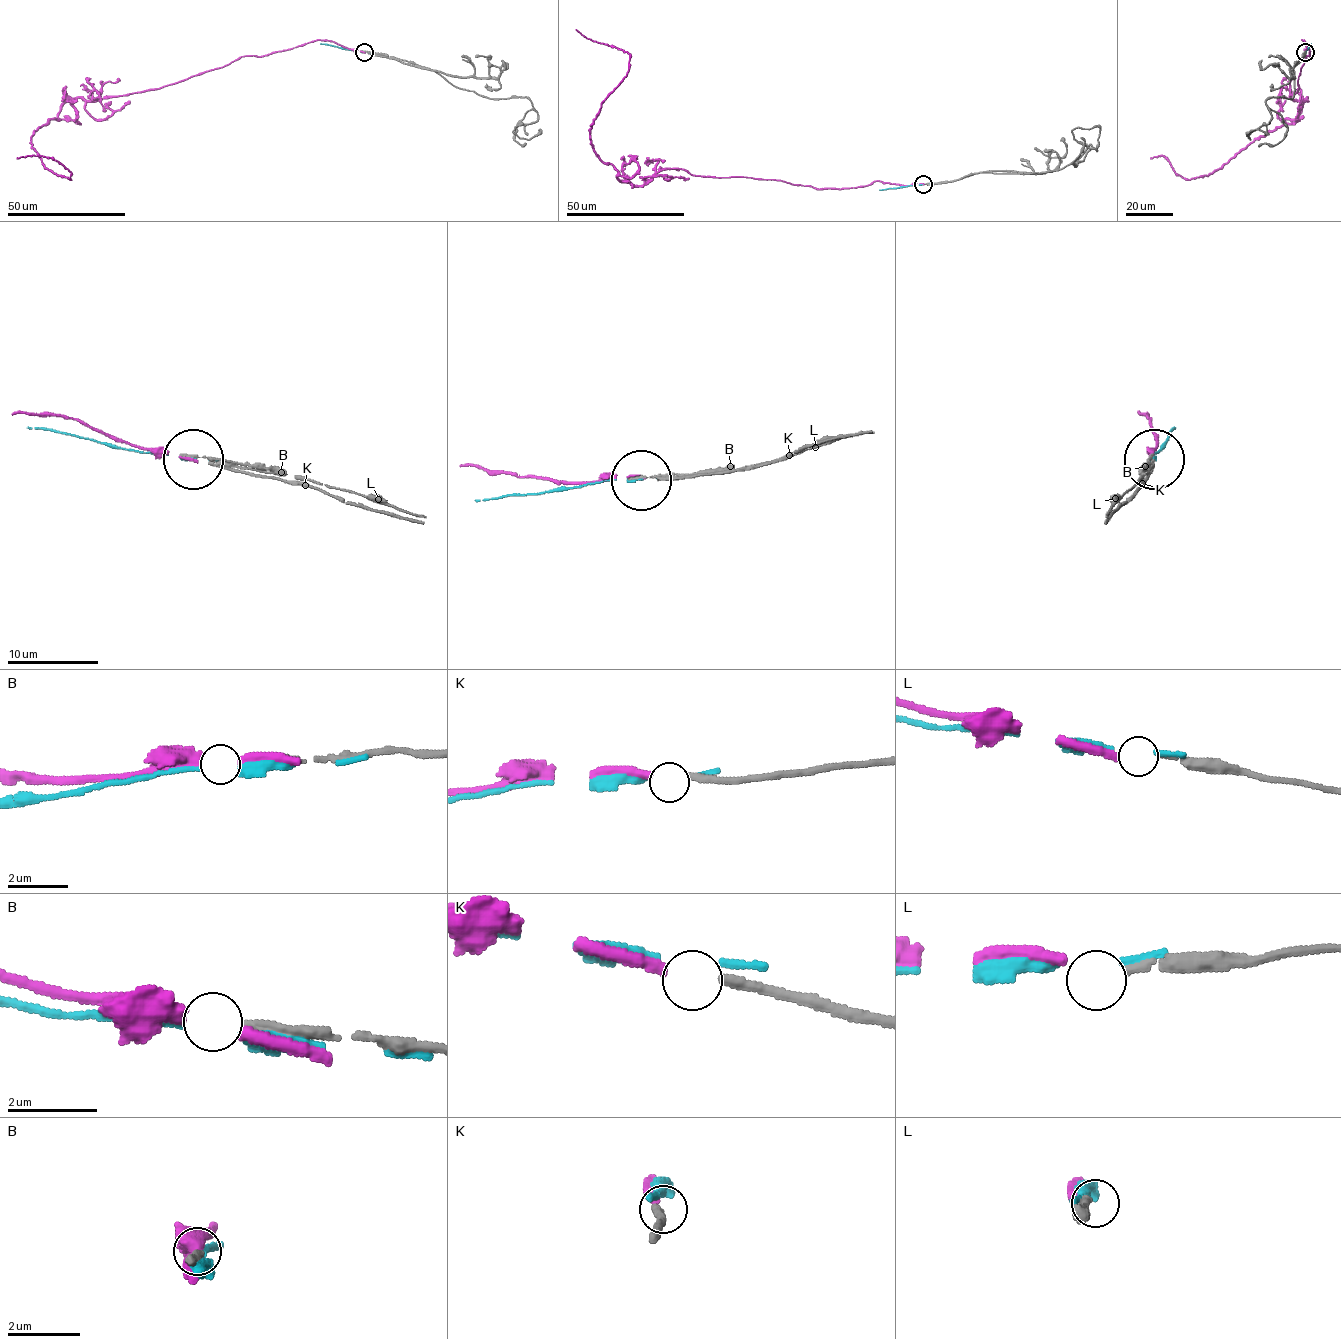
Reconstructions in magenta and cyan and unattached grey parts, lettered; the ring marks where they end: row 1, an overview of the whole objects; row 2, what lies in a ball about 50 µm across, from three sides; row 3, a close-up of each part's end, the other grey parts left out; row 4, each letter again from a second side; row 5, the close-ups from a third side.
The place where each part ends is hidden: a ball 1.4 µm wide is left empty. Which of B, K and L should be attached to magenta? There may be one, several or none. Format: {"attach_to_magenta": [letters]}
{"attach_to_magenta": ["K"]}

